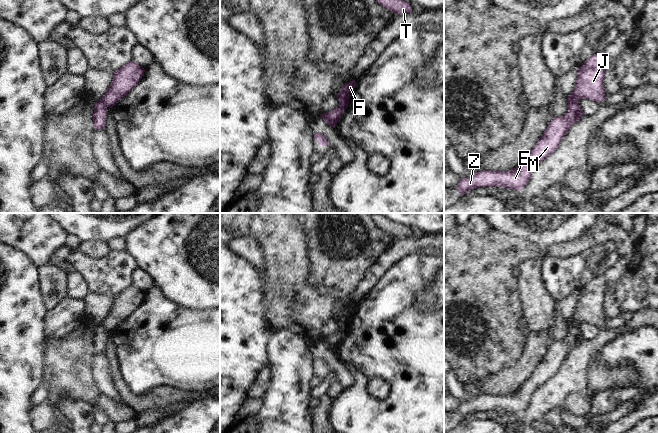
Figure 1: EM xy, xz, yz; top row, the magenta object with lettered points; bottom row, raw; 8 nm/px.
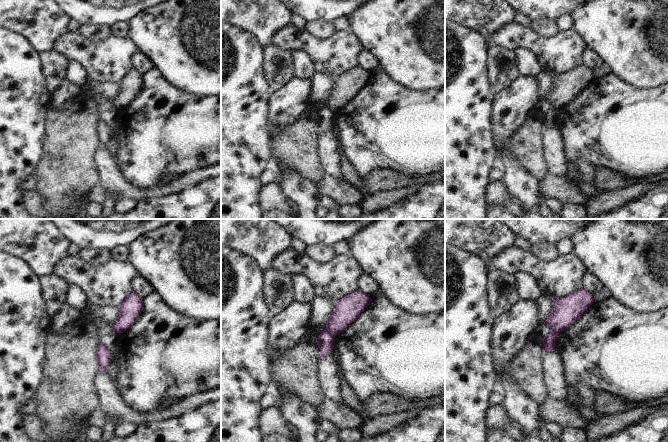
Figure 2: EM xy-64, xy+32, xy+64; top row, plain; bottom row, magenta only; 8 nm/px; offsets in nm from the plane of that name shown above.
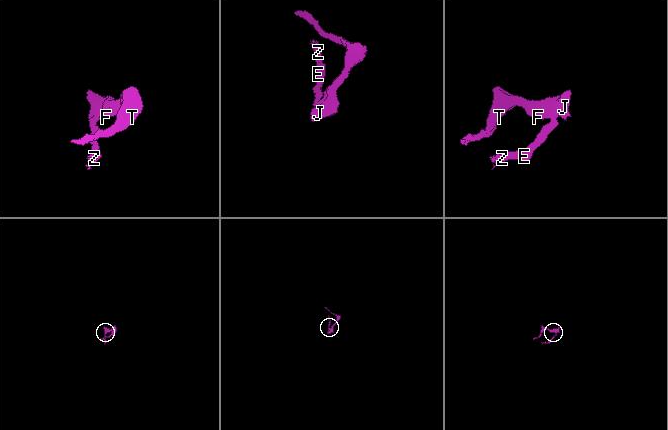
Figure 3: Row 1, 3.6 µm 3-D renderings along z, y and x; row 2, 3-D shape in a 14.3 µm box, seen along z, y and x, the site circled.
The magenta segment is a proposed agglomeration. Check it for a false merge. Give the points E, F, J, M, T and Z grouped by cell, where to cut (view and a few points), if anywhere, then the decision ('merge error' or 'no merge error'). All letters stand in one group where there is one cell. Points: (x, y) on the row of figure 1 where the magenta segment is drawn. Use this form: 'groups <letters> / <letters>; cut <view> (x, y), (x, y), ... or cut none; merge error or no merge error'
groups E M Z / F J T; cut yz (568, 101), (577, 103); merge error

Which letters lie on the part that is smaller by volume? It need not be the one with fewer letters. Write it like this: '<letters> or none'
E, M, Z

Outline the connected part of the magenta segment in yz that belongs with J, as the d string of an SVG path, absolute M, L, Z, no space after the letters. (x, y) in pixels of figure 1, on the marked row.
M604 52L591 56L580 68L576 85L568 102L578 103L589 99L600 103L605 100L604 79L606 70L606 55Z

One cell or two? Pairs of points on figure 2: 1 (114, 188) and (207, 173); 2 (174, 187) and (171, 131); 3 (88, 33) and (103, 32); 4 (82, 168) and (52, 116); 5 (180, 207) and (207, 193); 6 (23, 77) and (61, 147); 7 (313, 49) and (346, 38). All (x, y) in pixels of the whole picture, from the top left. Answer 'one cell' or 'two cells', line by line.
1: one cell
2: two cells
3: one cell
4: one cell
5: one cell
6: two cells
7: one cell

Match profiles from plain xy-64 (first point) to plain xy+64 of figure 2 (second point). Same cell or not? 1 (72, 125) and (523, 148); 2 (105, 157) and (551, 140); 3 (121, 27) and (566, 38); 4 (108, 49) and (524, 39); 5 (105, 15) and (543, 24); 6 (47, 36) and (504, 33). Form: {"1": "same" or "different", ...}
{"1": "same", "2": "same", "3": "different", "4": "same", "5": "different", "6": "different"}

